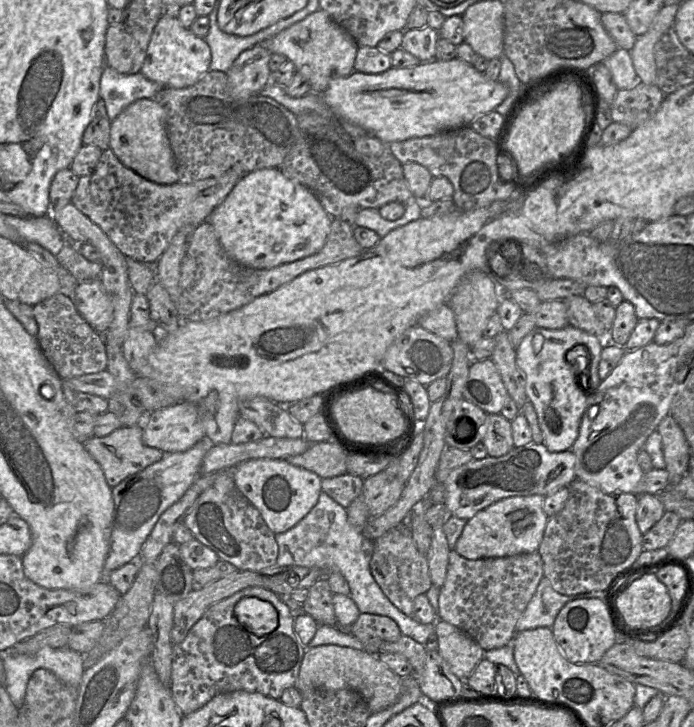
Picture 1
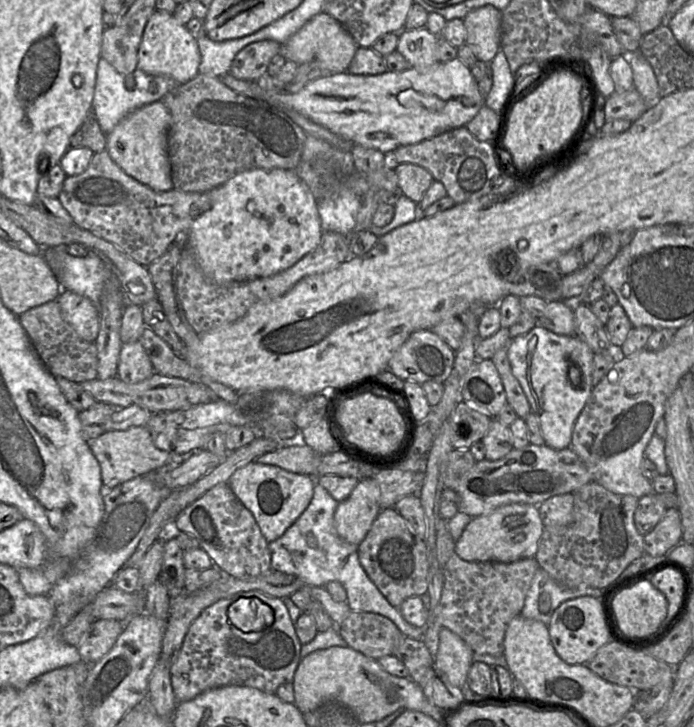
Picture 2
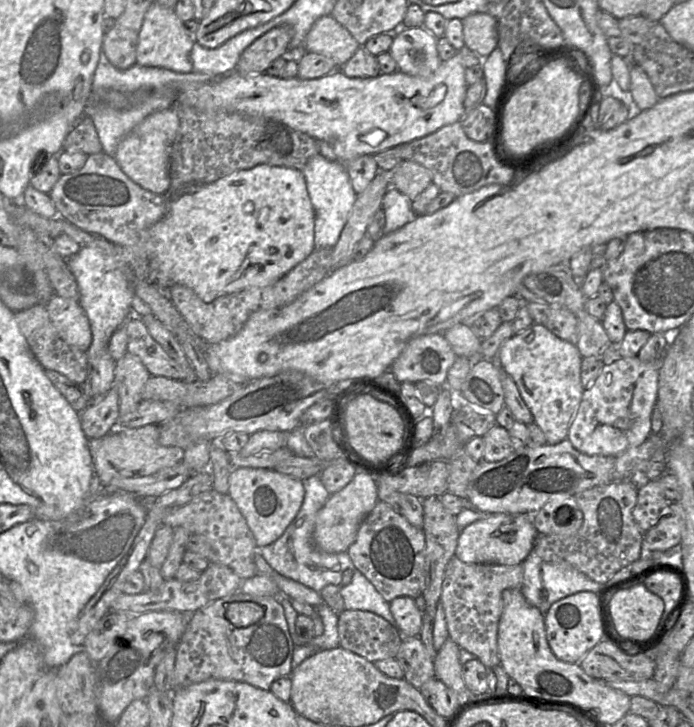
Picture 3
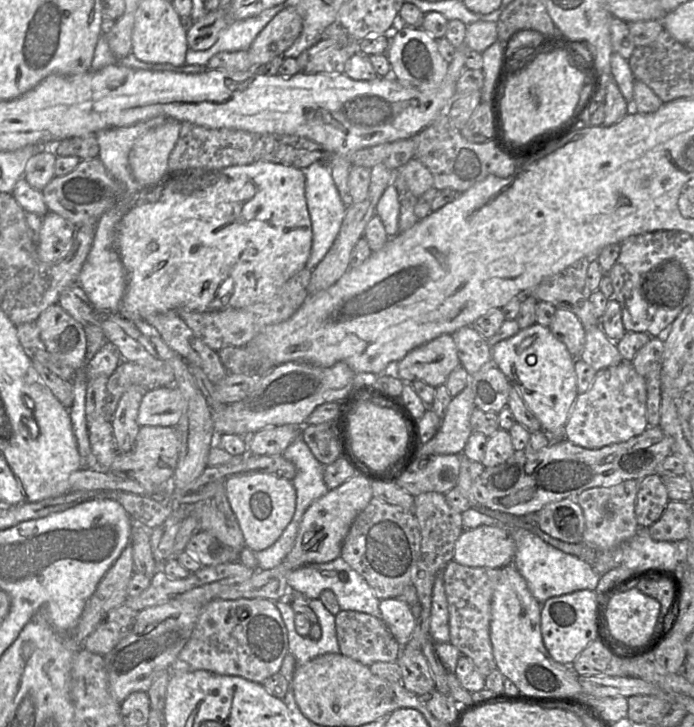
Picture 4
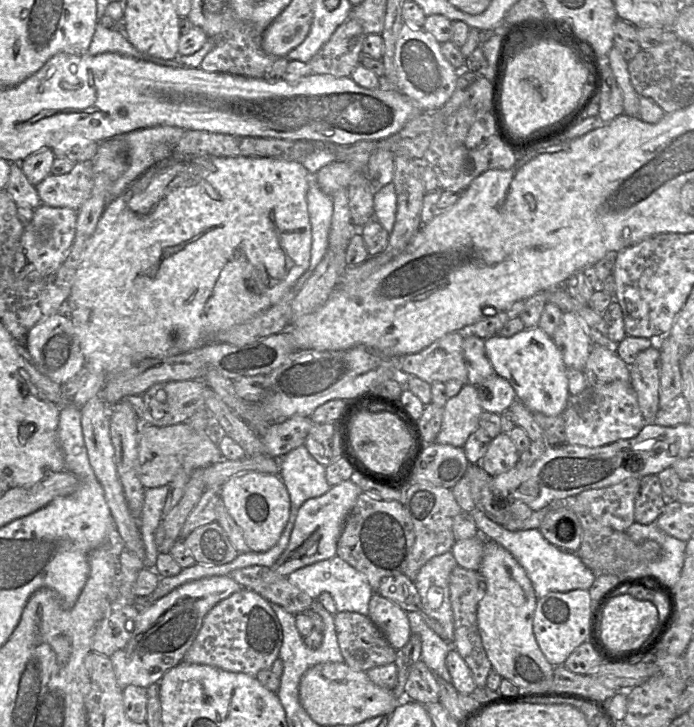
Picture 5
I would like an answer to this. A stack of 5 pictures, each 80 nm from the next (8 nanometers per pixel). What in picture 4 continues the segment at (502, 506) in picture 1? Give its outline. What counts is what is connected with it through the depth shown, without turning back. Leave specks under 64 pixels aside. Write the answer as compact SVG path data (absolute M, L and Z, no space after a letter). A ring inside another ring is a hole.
M502 527L465 529L455 544L453 561L469 567L503 568L513 563L516 546Z

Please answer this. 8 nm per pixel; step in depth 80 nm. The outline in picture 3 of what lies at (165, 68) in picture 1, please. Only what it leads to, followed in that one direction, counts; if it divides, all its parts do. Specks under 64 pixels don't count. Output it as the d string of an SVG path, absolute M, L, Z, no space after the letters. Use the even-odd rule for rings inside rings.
M153 3L148 9L139 33L137 63L144 66L161 67L175 72L193 71L192 48L194 35L184 28L183 21L173 8Z

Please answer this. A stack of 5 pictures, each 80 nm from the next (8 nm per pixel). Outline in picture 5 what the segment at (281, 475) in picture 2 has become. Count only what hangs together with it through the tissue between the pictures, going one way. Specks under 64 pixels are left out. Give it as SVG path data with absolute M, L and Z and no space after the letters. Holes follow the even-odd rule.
M248 472L235 475L228 479L221 487L220 497L235 523L241 529L243 538L250 551L266 552L280 539L290 516L290 497L288 490L279 475Z

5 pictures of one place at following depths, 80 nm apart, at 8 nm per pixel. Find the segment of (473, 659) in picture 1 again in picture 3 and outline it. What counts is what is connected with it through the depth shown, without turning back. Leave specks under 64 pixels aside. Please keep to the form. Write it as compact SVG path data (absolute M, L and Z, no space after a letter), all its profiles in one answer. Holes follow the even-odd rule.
M448 638L434 658L435 677L458 694L466 691L462 677L462 664L459 659L460 647Z

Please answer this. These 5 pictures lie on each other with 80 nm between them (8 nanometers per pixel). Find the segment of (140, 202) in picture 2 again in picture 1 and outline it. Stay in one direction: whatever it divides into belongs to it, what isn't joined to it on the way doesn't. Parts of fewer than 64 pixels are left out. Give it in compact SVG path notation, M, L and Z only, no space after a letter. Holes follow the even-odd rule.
M108 148L102 152L95 170L90 175L80 177L71 204L95 223L126 257L154 266L176 233L184 226L197 228L203 223L247 173L250 172L244 172L242 167L233 167L219 176L194 183L163 185L147 180L126 167Z

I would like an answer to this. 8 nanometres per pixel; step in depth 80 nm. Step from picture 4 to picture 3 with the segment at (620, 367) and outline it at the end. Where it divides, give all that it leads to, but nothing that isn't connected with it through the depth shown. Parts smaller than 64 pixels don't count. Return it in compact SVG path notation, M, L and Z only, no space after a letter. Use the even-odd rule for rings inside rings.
M637 356L606 363L594 385L584 391L577 414L570 425L567 438L574 448L587 455L618 457L628 449L644 443L652 434L651 416L658 398L660 367L661 360L643 362Z

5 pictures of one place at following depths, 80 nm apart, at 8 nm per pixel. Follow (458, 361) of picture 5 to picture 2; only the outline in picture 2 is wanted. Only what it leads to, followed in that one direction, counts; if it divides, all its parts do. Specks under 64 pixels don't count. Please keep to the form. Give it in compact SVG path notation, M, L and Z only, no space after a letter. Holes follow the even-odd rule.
M432 329L417 330L410 334L388 362L388 370L404 381L420 385L427 381L444 383L452 372L456 352Z

